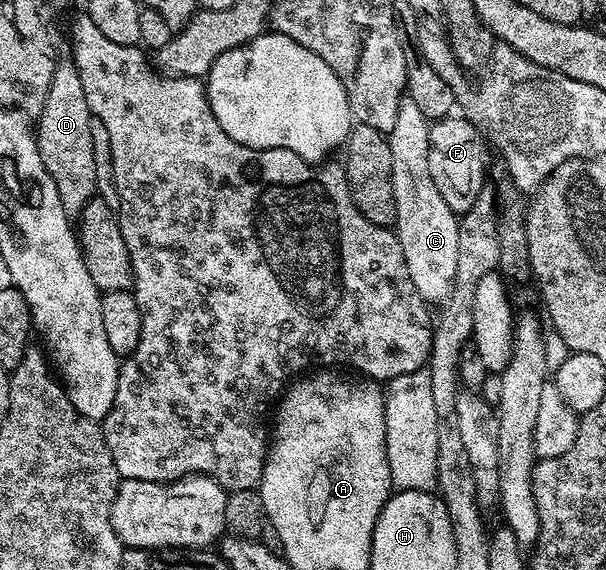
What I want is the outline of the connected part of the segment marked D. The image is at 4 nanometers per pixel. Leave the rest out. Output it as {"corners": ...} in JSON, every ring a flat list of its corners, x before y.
{"corners":[[70,59,57,60,46,103,34,125,34,136,42,163,58,187,58,199,62,199,62,207,70,215,80,214,88,200,97,196,94,142,90,135,92,117,75,63]]}

